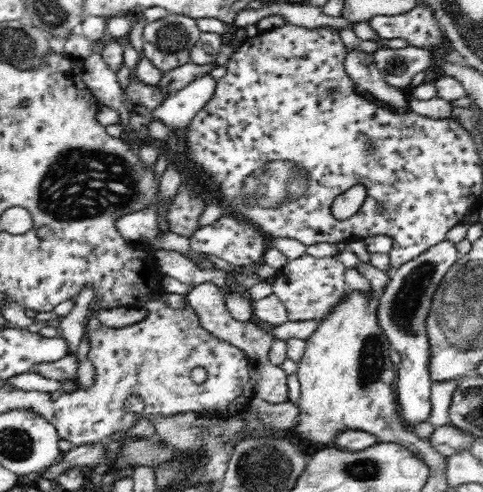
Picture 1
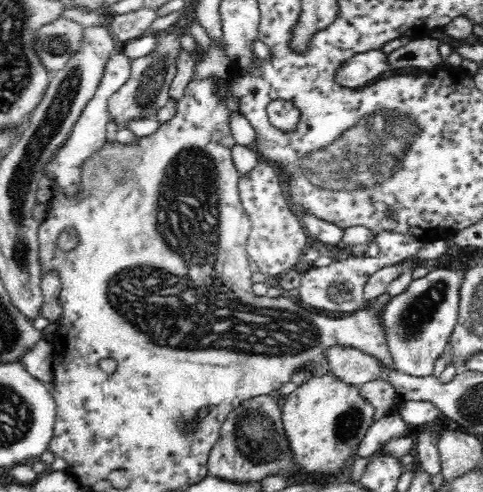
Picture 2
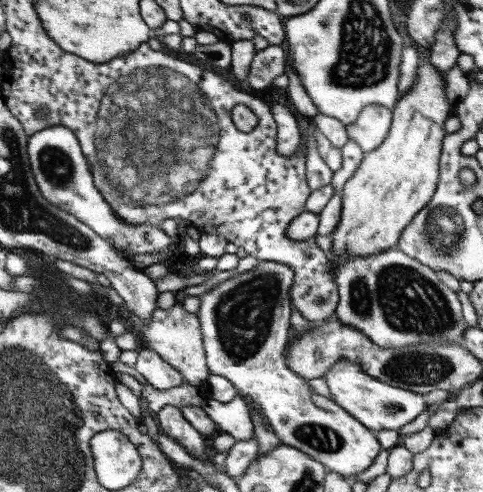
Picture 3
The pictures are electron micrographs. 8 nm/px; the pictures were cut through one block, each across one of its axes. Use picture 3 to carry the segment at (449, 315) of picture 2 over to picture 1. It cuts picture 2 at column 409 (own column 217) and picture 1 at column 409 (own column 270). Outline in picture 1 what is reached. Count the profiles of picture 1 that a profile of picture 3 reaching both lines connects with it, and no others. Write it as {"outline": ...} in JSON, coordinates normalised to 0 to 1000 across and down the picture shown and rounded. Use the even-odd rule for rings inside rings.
{"outline":[[[919,488],[882,516],[832,537],[812,553],[807,577],[795,585],[791,610],[783,610],[783,663],[795,683],[807,691],[812,711],[832,724],[832,736],[820,744],[820,805],[828,821],[828,841],[841,858],[841,870],[857,874],[870,858],[886,858],[894,837],[894,764],[890,764],[890,687],[882,667],[882,646],[894,626],[899,598],[915,577],[923,553],[952,528],[944,496]]]}

